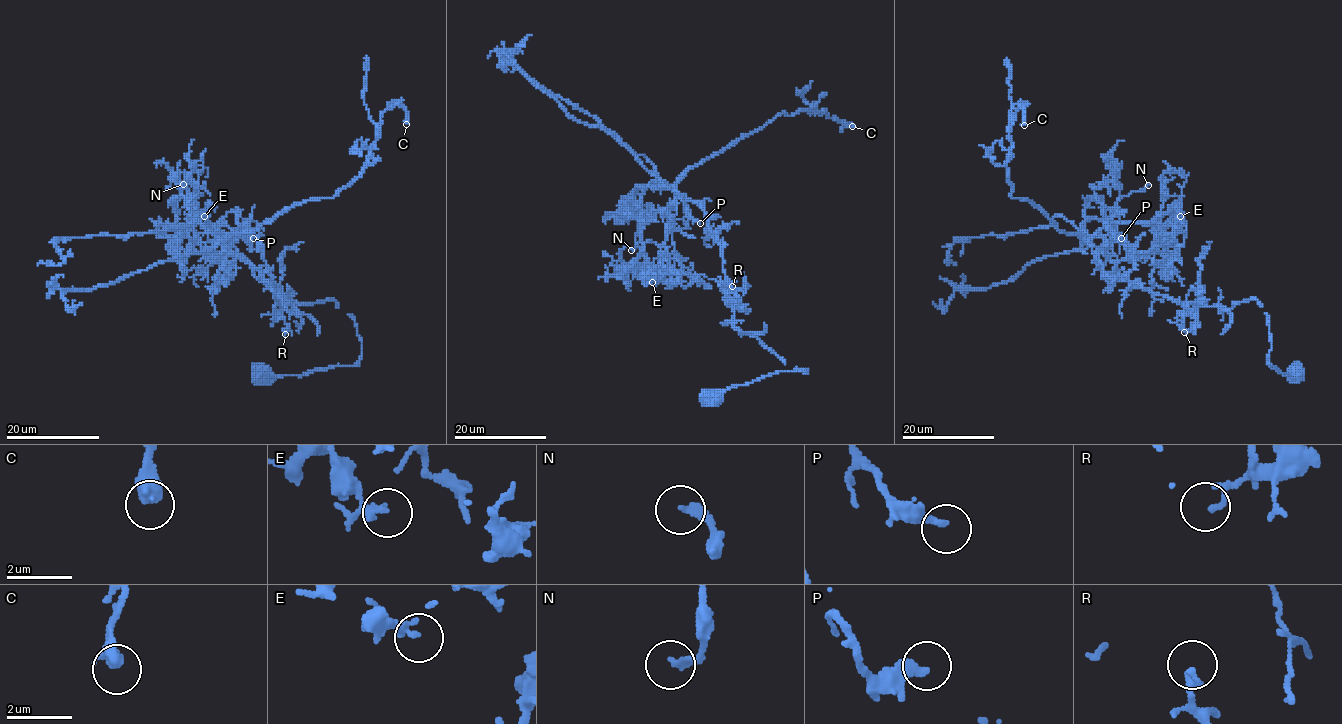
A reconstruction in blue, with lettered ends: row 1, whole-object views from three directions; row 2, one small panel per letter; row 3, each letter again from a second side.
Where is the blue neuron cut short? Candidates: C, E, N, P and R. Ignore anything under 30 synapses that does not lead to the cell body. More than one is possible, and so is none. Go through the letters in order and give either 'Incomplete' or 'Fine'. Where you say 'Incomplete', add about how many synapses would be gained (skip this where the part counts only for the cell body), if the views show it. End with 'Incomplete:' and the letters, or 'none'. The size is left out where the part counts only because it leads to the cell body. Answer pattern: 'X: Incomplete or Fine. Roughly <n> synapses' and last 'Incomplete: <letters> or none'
C: Fine
E: Fine
N: Fine
P: Fine
R: Fine
Incomplete: none

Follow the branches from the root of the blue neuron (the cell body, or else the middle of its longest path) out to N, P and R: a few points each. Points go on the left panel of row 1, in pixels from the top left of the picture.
N: (263, 372), (355, 365), (356, 323), (333, 300), (282, 306), (193, 219), (183, 184)
P: (263, 372), (355, 365), (362, 342), (333, 300), (282, 306), (232, 251), (237, 229), (253, 238)
R: (263, 372), (304, 374), (355, 365), (361, 355), (355, 321), (333, 300), (292, 311), (284, 307), (285, 334)

